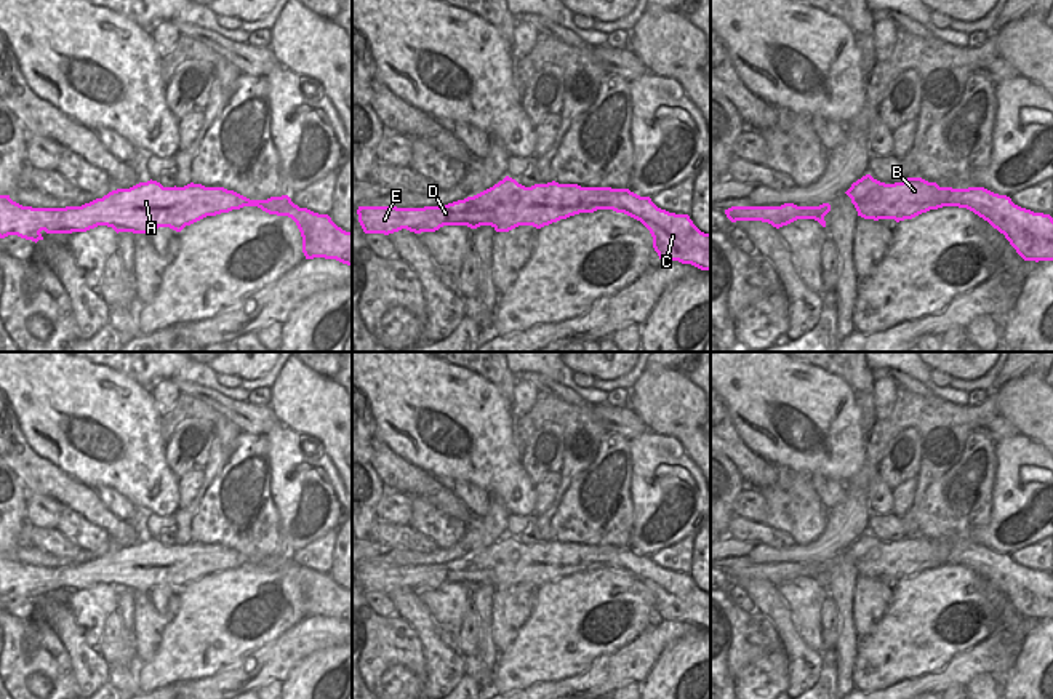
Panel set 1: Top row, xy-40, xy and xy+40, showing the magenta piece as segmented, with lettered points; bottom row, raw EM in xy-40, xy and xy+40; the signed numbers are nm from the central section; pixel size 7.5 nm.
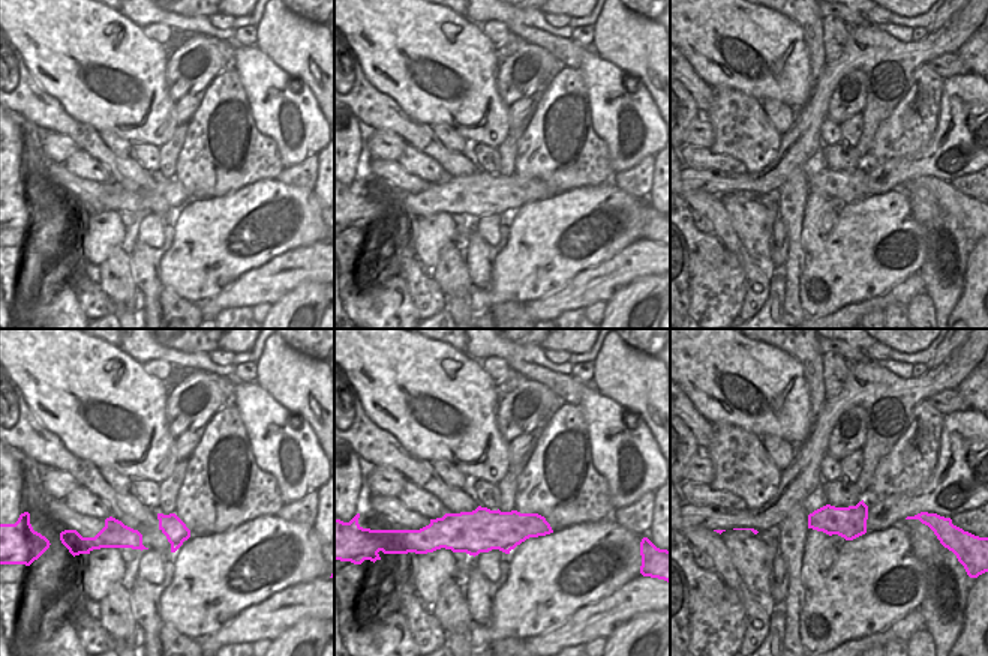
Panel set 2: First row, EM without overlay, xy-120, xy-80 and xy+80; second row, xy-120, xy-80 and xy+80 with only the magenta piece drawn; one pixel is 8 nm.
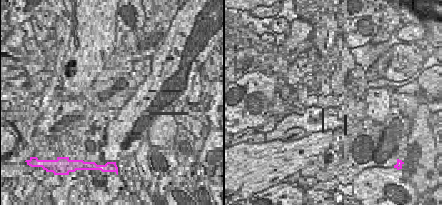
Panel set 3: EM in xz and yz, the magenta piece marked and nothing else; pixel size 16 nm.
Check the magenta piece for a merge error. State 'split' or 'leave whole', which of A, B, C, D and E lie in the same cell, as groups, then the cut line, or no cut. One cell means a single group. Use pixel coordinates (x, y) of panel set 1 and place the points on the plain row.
leave whole; A B C D E; no cut

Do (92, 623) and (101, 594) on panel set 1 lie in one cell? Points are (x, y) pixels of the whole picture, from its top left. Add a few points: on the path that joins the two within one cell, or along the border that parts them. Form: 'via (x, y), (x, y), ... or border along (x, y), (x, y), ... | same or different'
via (92, 616), (92, 608), (100, 600) | same

